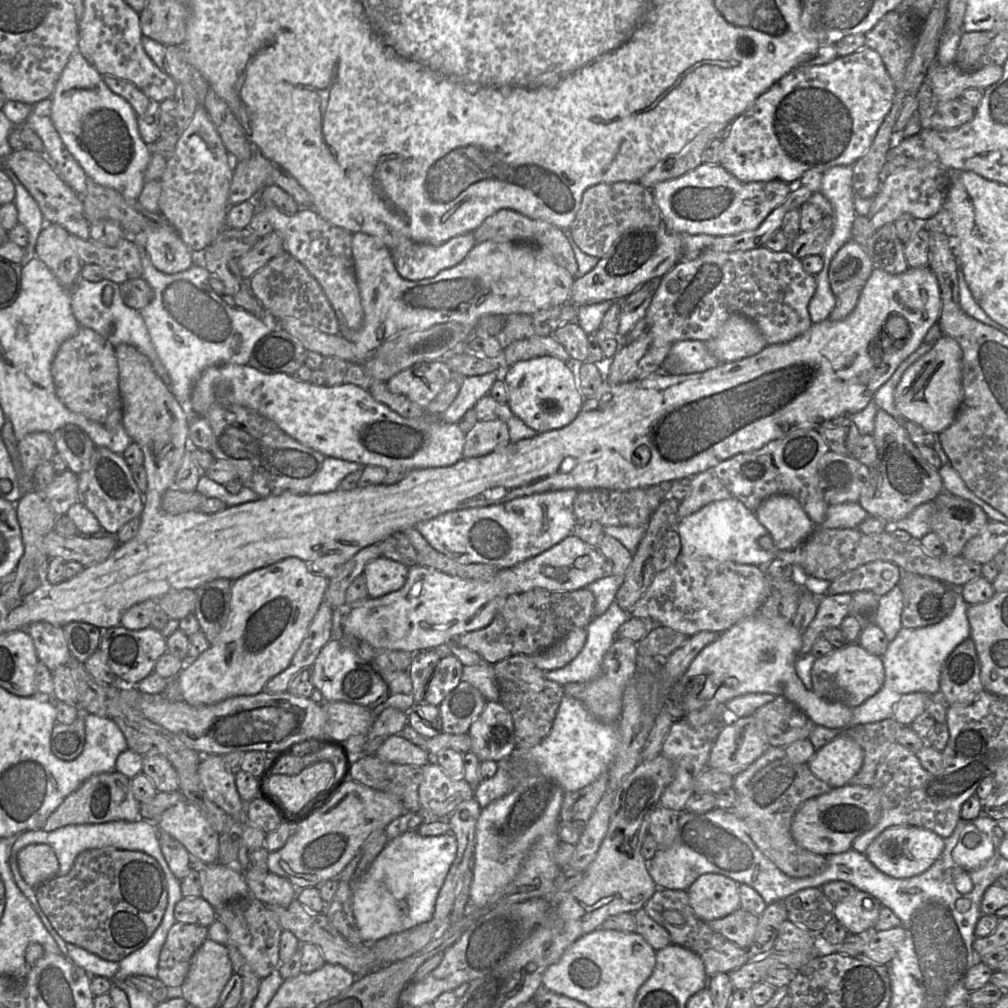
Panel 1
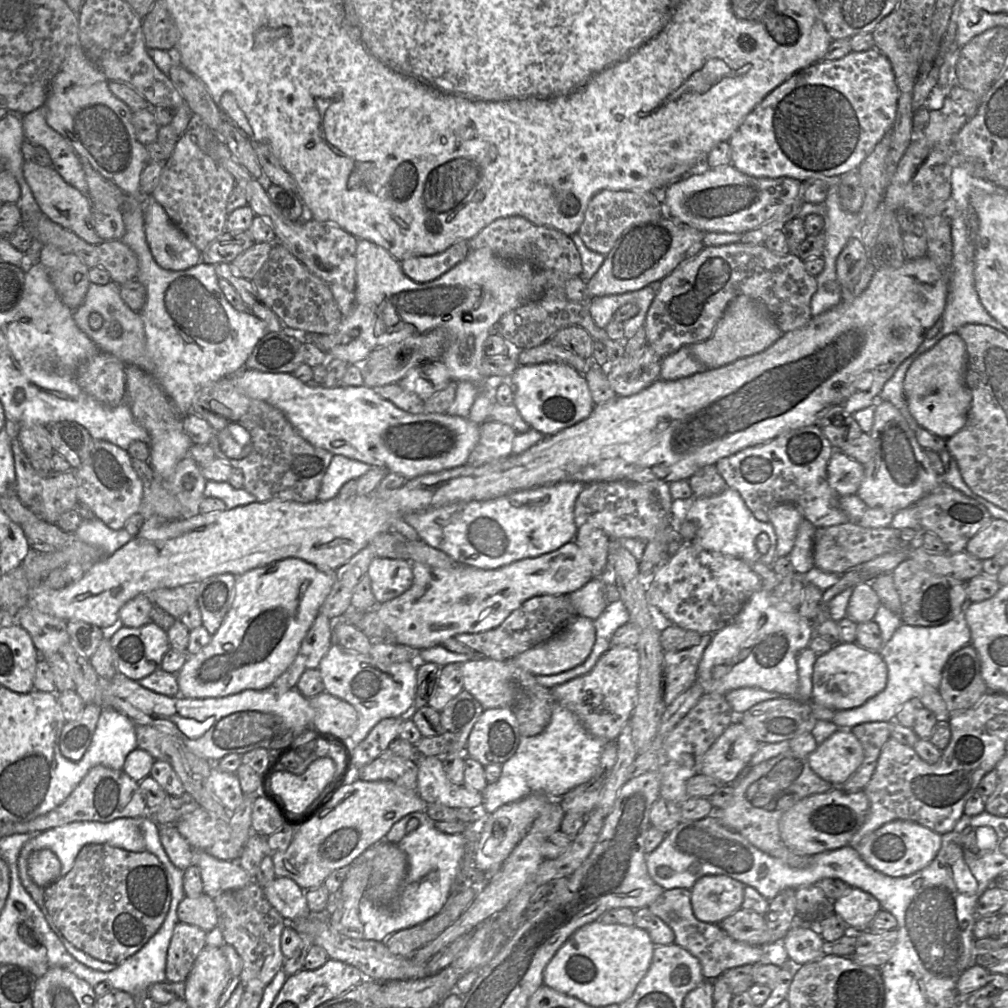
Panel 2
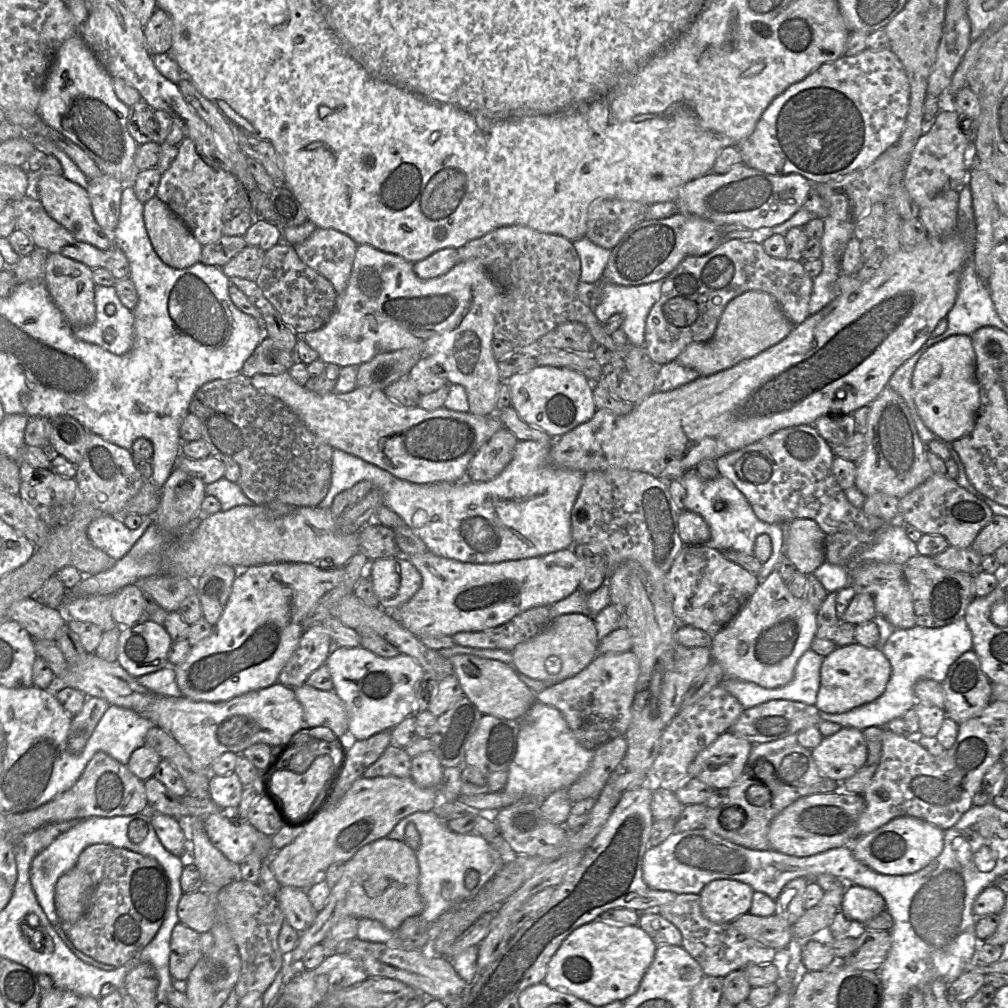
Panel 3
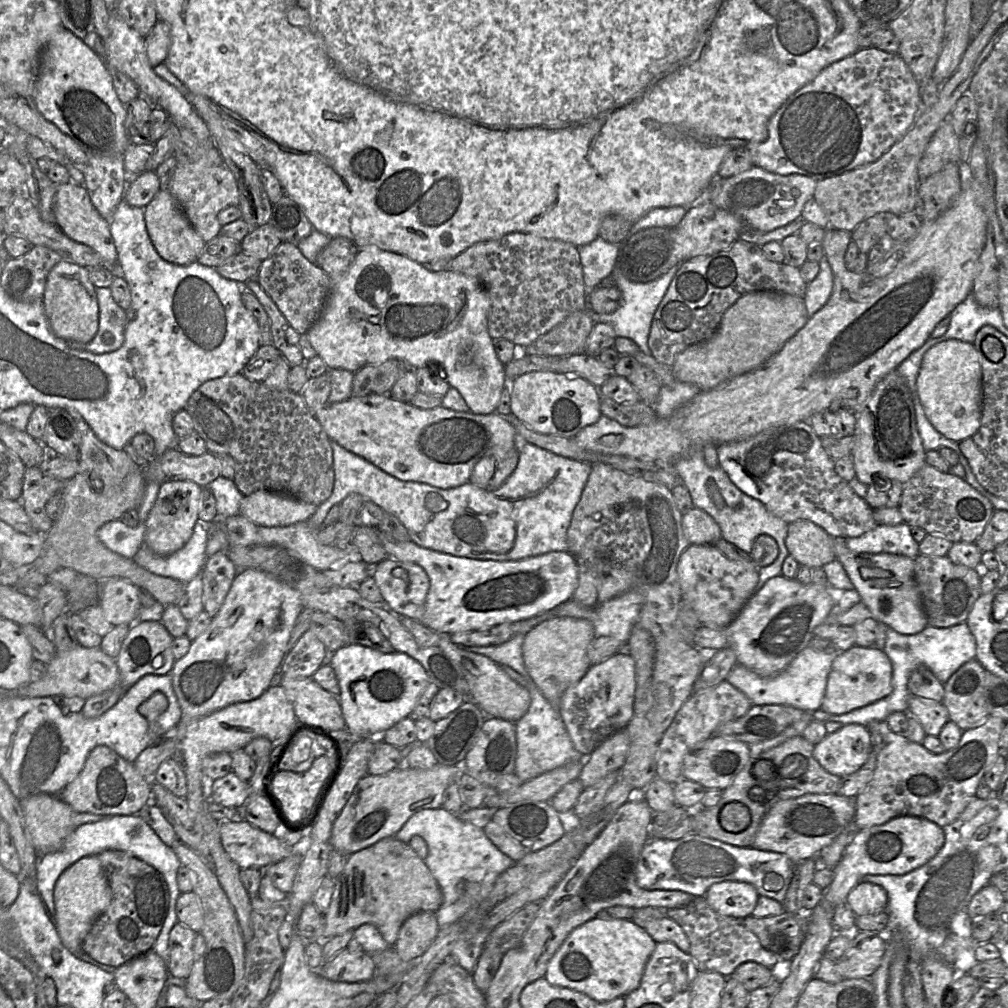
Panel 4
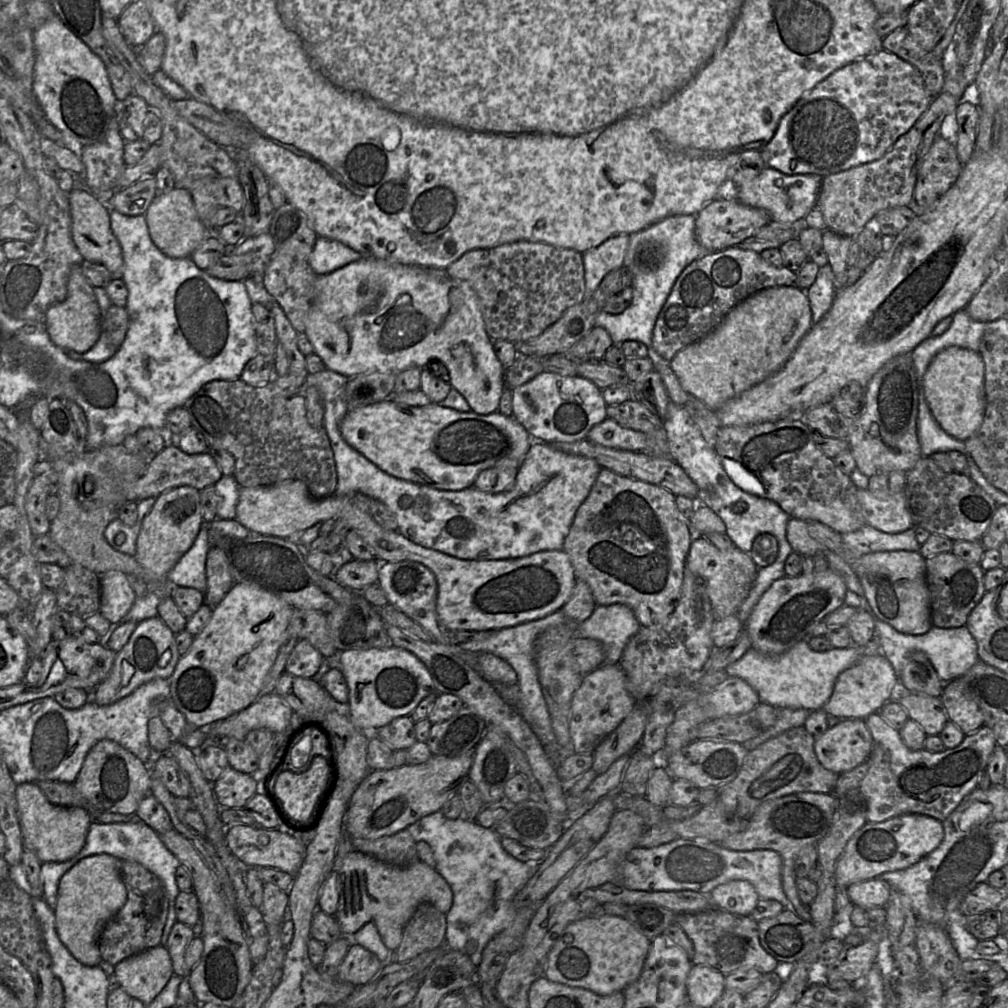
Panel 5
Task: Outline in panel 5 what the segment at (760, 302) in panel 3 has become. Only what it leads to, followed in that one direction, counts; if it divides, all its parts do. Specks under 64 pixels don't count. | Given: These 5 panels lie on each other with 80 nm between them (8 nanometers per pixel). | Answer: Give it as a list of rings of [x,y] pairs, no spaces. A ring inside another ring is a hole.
[[[797,286],[757,291],[736,306],[701,340],[680,350],[670,366],[681,386],[716,411],[725,402],[779,371],[813,324],[806,292]]]

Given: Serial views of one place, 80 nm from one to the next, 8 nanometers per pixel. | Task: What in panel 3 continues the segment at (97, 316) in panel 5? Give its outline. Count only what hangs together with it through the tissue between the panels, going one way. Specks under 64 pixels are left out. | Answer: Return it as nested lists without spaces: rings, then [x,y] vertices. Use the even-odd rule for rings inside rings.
[[[49,253],[45,266],[44,282],[53,302],[72,327],[89,326],[95,322],[95,283],[92,279],[92,269],[61,254]]]

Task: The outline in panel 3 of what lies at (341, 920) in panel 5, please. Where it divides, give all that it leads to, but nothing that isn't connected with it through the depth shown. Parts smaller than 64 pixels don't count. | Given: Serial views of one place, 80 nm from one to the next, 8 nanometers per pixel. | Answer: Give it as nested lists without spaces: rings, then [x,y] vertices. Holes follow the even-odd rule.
[[[384,837],[363,846],[346,862],[341,878],[331,889],[325,906],[317,912],[311,926],[300,933],[295,948],[285,954],[287,961],[301,963],[307,951],[324,942],[332,927],[346,916],[378,920],[389,930],[397,931],[405,919],[423,911],[418,881],[416,853],[406,842]]]

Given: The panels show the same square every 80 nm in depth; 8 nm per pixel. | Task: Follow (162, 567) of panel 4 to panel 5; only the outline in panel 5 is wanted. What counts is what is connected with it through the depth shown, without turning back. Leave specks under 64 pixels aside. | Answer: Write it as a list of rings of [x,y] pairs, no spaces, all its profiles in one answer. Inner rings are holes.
[[[203,523],[192,547],[166,576],[171,587],[189,587],[205,593],[207,589],[206,560],[209,549],[208,525]]]

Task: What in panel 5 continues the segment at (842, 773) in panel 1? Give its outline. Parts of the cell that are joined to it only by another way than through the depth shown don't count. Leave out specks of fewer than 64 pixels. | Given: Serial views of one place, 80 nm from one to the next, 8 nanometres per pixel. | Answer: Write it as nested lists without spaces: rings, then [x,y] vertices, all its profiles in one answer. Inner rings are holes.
[[[842,719],[814,738],[818,761],[837,775],[864,763],[873,750],[873,739],[863,719]]]

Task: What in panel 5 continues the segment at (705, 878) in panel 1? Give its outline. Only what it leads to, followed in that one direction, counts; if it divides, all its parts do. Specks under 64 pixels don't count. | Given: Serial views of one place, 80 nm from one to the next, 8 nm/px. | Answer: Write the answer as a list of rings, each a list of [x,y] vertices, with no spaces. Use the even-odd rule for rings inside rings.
[[[746,880],[718,885],[711,893],[712,906],[727,912],[749,916],[760,899],[755,887]]]

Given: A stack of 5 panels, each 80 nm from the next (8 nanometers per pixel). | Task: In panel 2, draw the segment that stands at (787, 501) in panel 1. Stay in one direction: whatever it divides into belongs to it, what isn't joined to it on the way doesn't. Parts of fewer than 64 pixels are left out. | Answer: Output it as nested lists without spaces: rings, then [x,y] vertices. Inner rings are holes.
[[[782,503],[768,513],[769,521],[777,535],[776,558],[789,556],[796,539],[799,524],[804,519],[799,509],[791,503]]]

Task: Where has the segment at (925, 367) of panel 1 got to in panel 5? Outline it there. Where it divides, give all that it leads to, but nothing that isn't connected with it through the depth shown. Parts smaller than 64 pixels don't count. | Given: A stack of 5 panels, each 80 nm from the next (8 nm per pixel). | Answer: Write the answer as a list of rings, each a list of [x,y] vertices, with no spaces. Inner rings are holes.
[[[958,346],[945,348],[930,362],[921,387],[932,415],[947,434],[966,441],[978,431],[986,408],[985,365],[978,352]]]

